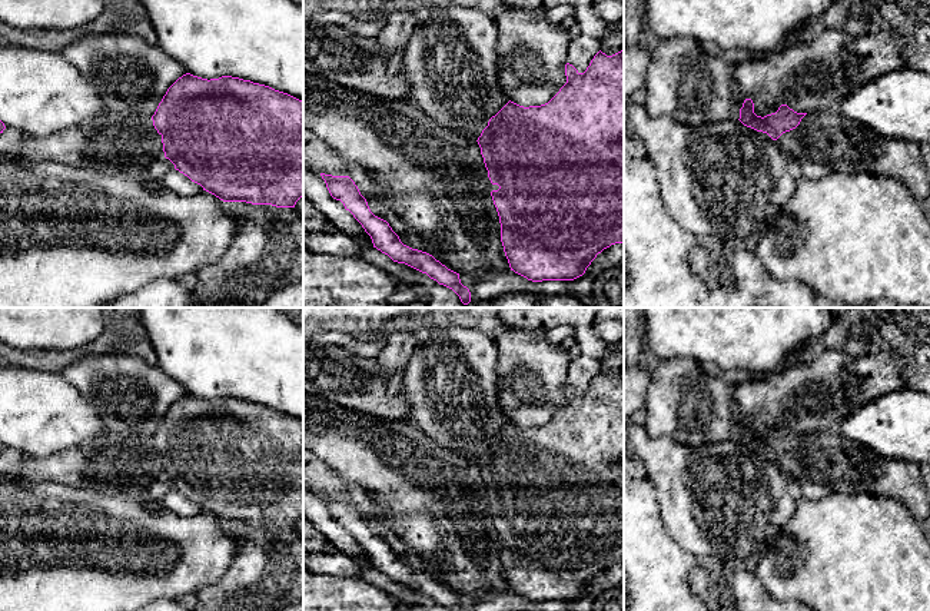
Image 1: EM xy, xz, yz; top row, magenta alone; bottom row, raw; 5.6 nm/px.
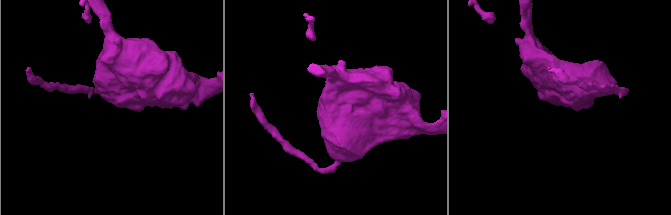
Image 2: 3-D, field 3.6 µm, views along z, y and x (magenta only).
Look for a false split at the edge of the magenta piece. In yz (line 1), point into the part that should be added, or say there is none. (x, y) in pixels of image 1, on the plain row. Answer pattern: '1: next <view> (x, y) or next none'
1: next none

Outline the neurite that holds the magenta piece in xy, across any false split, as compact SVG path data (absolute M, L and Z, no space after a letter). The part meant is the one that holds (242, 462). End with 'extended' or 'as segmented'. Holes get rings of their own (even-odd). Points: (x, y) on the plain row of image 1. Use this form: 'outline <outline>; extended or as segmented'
outline M190 394L179 398L166 412L152 436L153 446L162 456L165 478L169 479L175 489L187 497L192 502L200 505L203 511L215 515L223 522L246 522L252 525L272 525L276 528L295 528L296 522L303 518L303 422L269 406L253 404L232 396L219 399L202 399Z; as segmented

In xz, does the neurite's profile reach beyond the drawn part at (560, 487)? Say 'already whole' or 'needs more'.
already whole

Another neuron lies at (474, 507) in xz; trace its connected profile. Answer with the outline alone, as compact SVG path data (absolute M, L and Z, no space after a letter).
M305 391L303 446L335 469L351 487L353 495L373 494L392 511L435 517L436 532L441 535L444 551L446 552L446 567L442 570L439 582L448 590L464 595L469 602L491 600L511 591L501 562L499 537L491 517L491 512L498 511L499 507L491 504L476 461L441 446L412 422L375 418Z

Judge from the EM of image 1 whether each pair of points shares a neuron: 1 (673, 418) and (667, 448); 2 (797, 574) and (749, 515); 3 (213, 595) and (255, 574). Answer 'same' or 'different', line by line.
1: different
2: different
3: same

